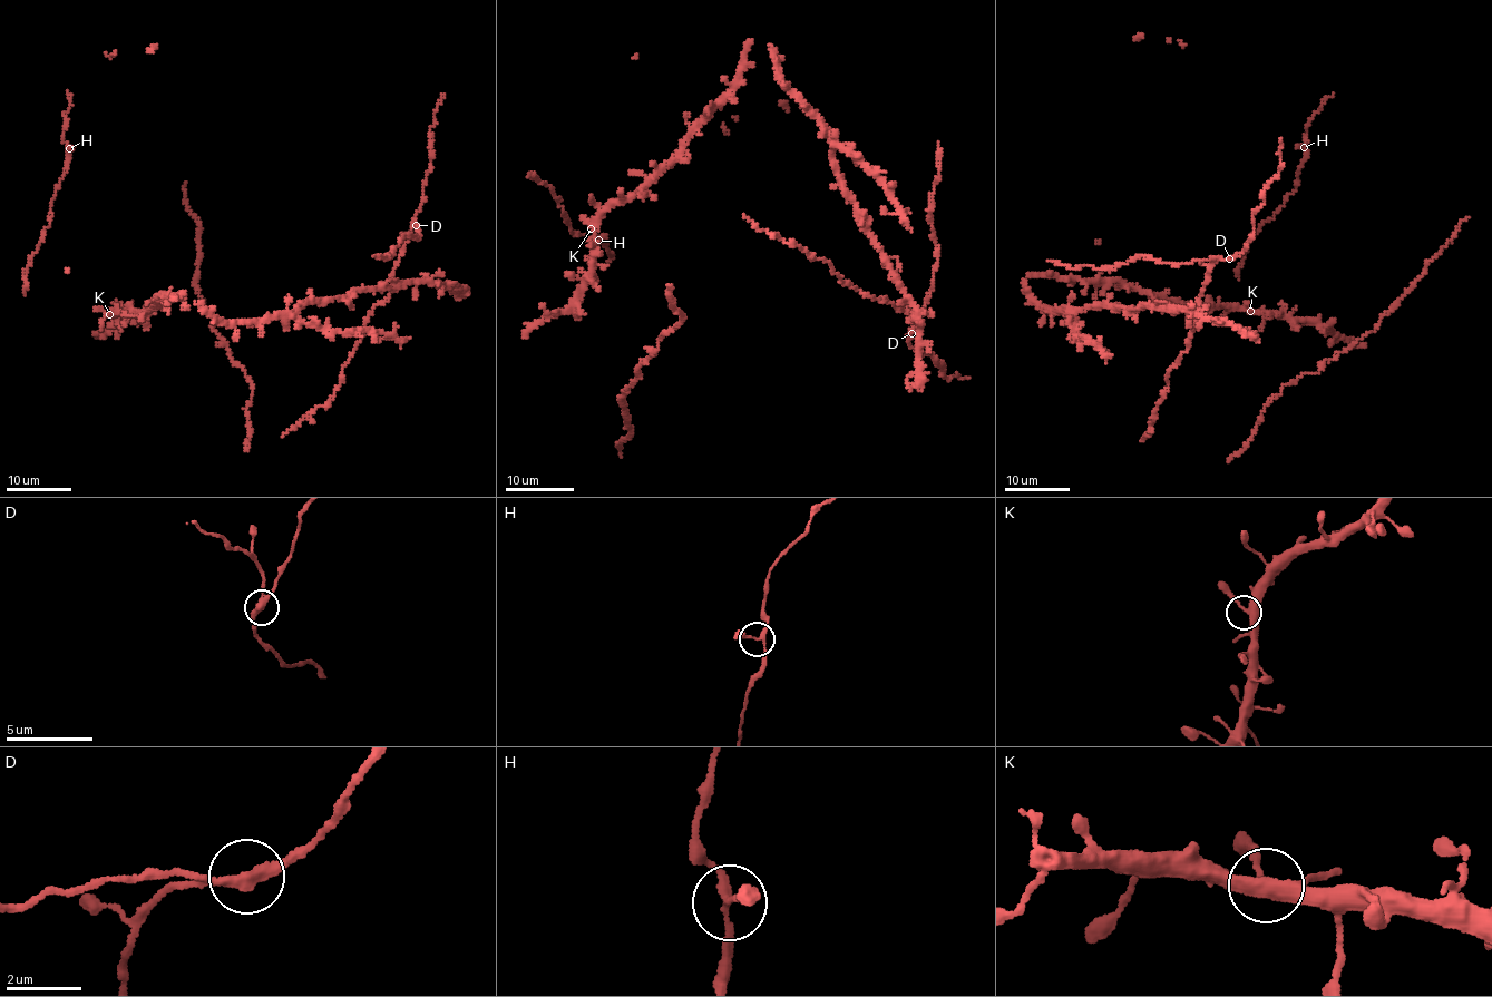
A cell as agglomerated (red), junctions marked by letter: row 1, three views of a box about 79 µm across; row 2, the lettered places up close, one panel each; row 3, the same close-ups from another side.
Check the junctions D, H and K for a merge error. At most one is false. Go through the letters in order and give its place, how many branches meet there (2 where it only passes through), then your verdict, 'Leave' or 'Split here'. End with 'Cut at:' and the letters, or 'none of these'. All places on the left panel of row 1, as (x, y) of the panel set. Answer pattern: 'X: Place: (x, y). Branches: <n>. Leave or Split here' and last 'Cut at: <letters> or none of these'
D: Place: (416, 225). Branches: 3. Split here
H: Place: (69, 148). Branches: 3. Leave
K: Place: (109, 314). Branches: 3. Leave
Cut at: D

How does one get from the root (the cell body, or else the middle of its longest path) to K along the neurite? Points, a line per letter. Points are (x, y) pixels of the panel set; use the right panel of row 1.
K: (1107, 282), (1122, 282), (1188, 305), (1232, 305), (1250, 311)

